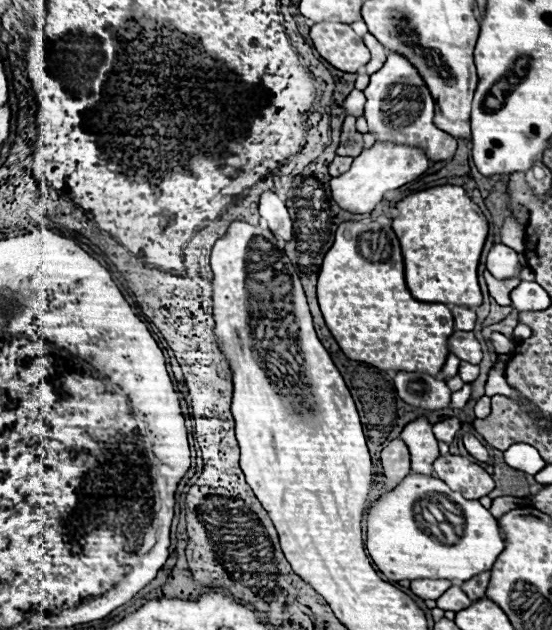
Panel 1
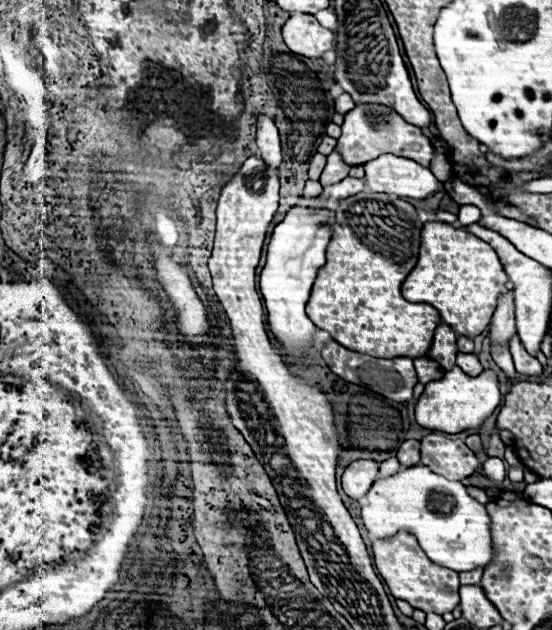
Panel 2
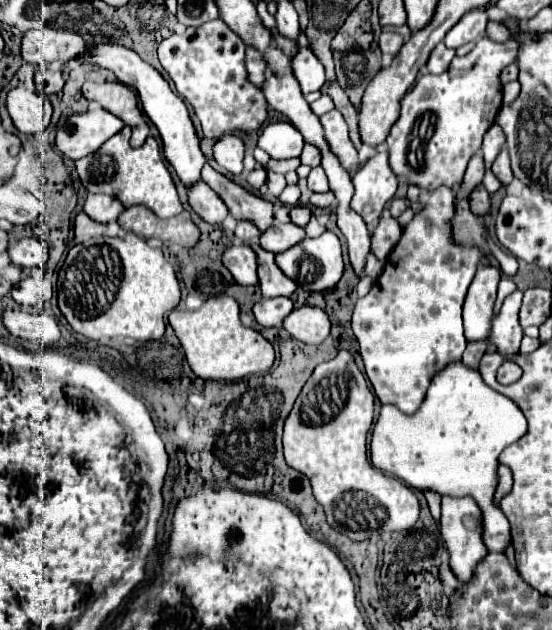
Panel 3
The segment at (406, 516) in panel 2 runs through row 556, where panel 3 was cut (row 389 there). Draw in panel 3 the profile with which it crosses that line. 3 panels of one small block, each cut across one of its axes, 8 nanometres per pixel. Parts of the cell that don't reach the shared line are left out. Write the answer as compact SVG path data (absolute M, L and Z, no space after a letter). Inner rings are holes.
M456 362L442 370L430 384L424 404L412 416L402 414L396 406L382 406L372 428L372 464L408 486L418 490L436 490L440 494L470 494L482 506L484 542L490 552L506 554L512 544L510 524L502 510L494 506L494 470L504 448L526 434L526 418L522 410L500 392L484 384L478 372L466 370Z

